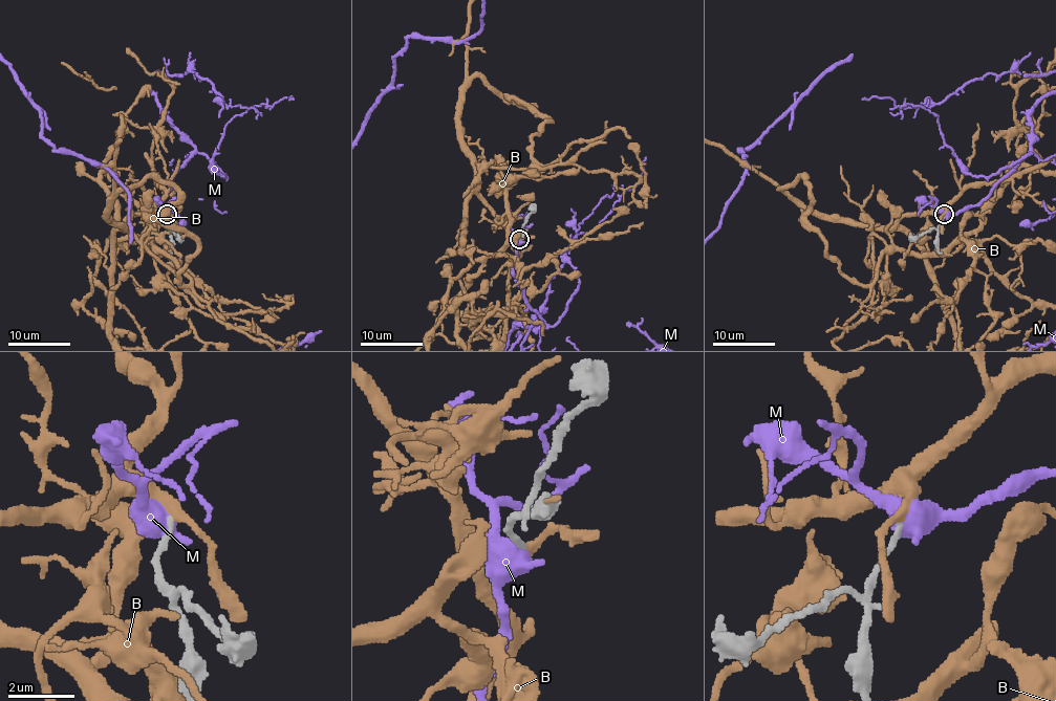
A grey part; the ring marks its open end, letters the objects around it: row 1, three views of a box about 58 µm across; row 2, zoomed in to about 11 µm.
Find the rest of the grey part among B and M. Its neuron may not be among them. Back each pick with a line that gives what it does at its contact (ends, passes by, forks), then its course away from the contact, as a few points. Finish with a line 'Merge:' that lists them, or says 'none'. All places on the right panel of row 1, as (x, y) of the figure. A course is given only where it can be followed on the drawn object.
Merge: none

